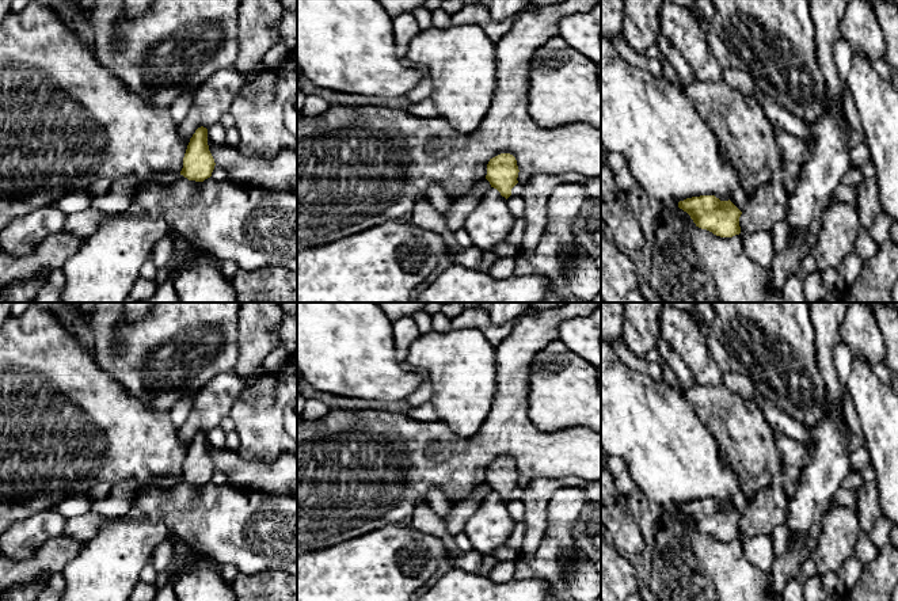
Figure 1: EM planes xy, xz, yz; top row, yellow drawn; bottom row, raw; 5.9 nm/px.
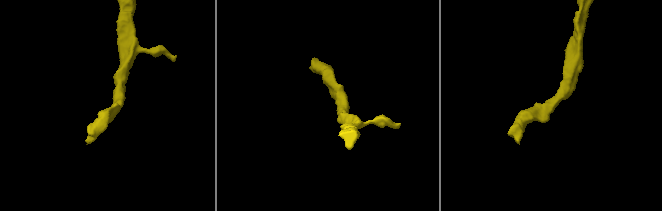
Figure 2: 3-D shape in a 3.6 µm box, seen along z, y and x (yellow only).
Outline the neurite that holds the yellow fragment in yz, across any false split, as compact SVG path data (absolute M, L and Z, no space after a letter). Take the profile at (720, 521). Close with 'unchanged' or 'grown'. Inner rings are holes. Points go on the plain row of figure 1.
M700 499L678 506L696 530L707 533L720 541L733 541L741 537L739 521L742 516L728 503L720 505L715 499Z; unchanged

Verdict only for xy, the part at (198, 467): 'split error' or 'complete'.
complete

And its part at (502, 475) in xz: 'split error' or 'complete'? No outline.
complete

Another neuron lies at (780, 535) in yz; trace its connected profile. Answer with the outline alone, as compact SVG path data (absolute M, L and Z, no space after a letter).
M785 522L773 530L770 539L773 543L773 552L776 556L779 556L783 552L783 548L788 543L788 536L789 536L789 532Z

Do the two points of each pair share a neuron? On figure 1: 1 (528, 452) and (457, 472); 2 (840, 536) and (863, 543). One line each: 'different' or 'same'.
1: same
2: different

